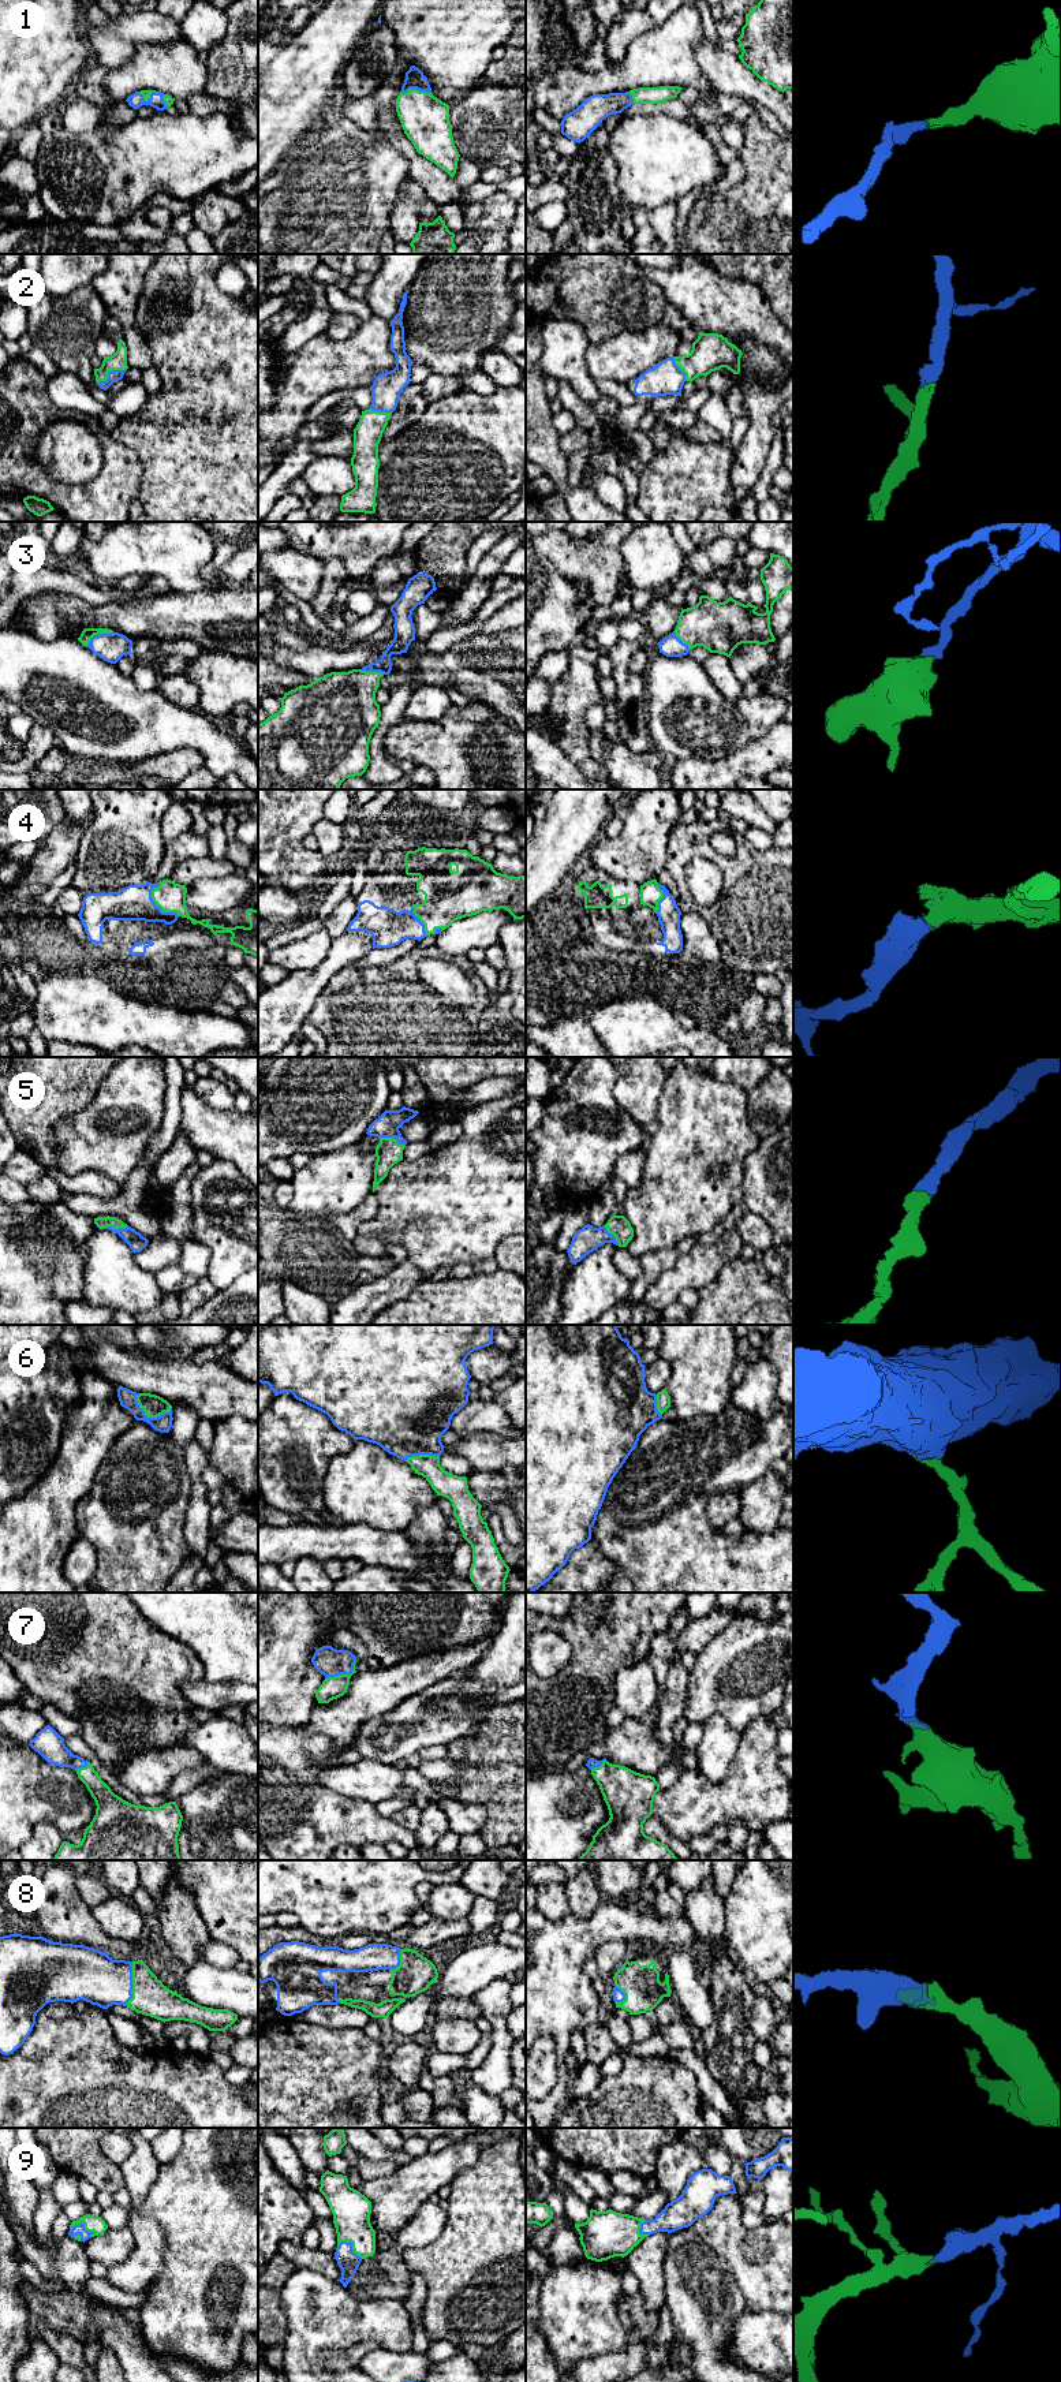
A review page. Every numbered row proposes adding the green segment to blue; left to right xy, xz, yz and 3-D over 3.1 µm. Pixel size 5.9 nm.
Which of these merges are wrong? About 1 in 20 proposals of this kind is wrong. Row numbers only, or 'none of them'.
none of them

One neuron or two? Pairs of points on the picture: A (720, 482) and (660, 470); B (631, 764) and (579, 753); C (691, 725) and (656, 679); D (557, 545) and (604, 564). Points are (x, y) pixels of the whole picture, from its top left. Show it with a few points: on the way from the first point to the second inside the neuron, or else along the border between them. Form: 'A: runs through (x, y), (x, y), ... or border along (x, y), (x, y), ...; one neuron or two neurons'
A: runs through (705, 481), (698, 475), (675, 475); one neuron
B: border along (601, 765), (605, 775); two neurons
C: runs through (687, 715), (686, 709), (667, 690); one neuron
D: runs through (568, 555), (576, 560), (593, 562); one neuron

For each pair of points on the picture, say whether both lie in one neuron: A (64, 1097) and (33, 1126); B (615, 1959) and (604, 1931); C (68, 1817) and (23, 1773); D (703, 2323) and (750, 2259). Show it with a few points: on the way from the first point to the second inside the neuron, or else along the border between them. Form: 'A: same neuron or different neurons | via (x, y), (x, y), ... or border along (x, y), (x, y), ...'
A: same neuron | via (56, 1105), (41, 1117)
B: different neurons | border along (631, 1941), (605, 1941), (593, 1957)
C: same neuron | via (58, 1807), (34, 1785)
D: different neurons | border along (716, 2254), (724, 2261), (747, 2310)

